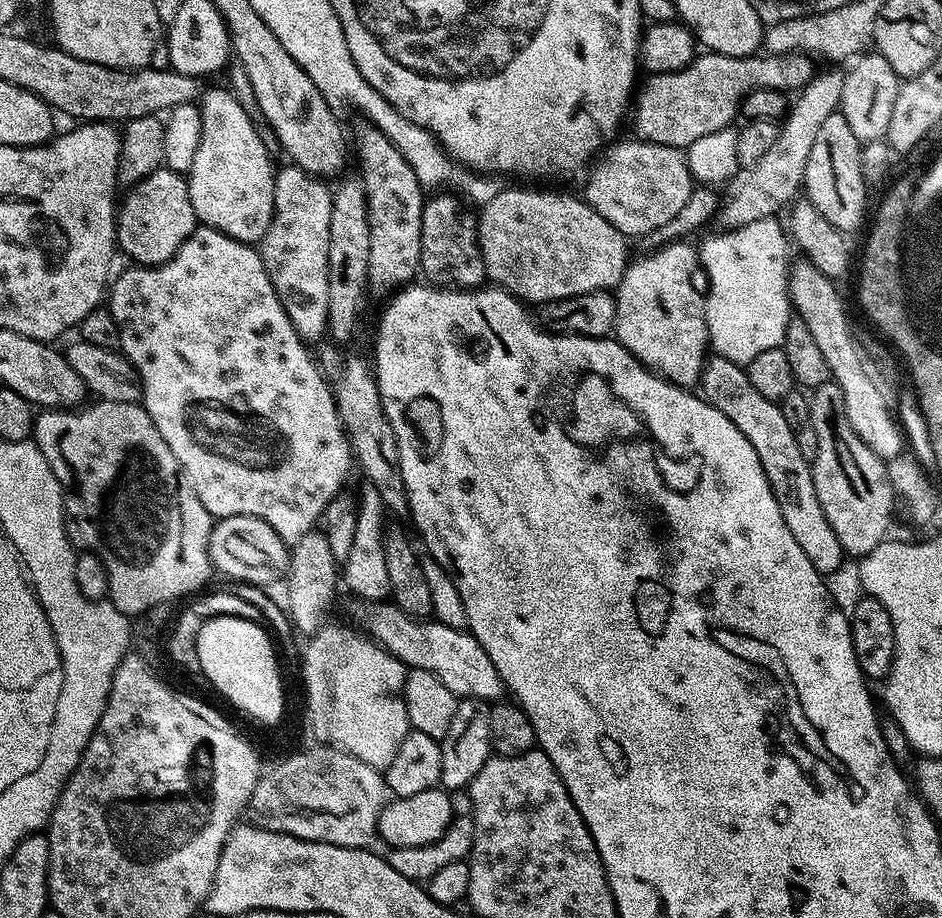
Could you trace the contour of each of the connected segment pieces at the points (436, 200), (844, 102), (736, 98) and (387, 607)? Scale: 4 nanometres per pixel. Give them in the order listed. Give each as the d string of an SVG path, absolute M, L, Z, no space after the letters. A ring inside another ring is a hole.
M447 190L437 191L425 199L422 210L420 272L427 283L433 286L455 286L465 290L479 288L485 283L477 219L477 213L461 197Z
M860 54L851 61L852 69L844 72L839 111L846 118L854 138L861 142L883 140L890 126L890 113L894 110L894 98L898 98L902 80L894 66L878 54Z
M705 51L682 70L649 75L649 80L639 85L630 112L635 139L687 150L698 138L729 127L736 112L738 116L741 111L744 99L754 90L773 88L792 94L805 88L814 75L812 61L813 57L803 51L754 56L727 56Z
M382 600L356 602L352 616L371 639L401 664L438 674L438 678L442 678L442 682L456 697L496 702L503 697L500 695L505 695L504 680L498 670L494 670L490 654L486 654L486 650L482 650L472 633L464 628L451 628L440 624L435 618L408 616L396 604Z

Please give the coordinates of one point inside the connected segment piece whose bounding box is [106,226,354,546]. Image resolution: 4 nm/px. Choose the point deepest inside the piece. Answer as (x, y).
(252, 419)

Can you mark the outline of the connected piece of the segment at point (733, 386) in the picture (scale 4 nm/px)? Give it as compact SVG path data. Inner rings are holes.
M715 354L705 359L698 388L704 399L726 414L726 418L730 418L730 422L734 422L734 426L746 434L746 442L754 446L754 454L758 454L758 462L762 462L762 470L778 502L778 510L782 510L782 519L790 534L794 534L798 546L802 546L806 558L810 558L810 566L814 566L814 570L818 570L825 578L836 574L846 562L846 553L842 542L838 542L838 534L834 534L834 526L826 522L822 502L818 502L812 465L802 458L798 450L797 429L792 428L786 418L782 418L779 403L762 398L762 394L750 386L748 373L741 365Z

